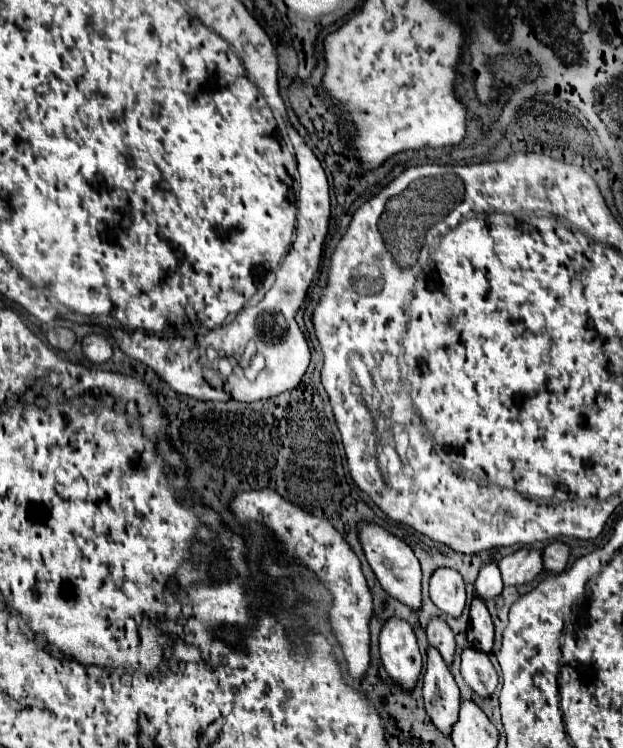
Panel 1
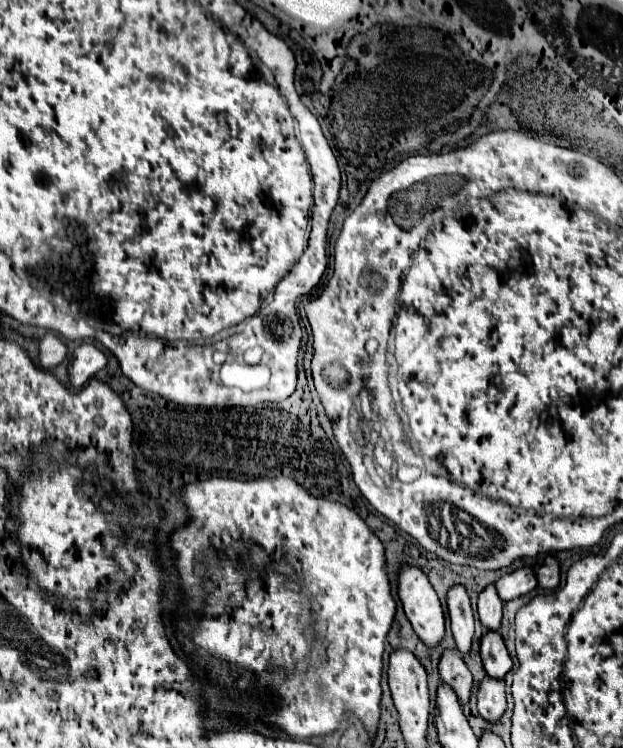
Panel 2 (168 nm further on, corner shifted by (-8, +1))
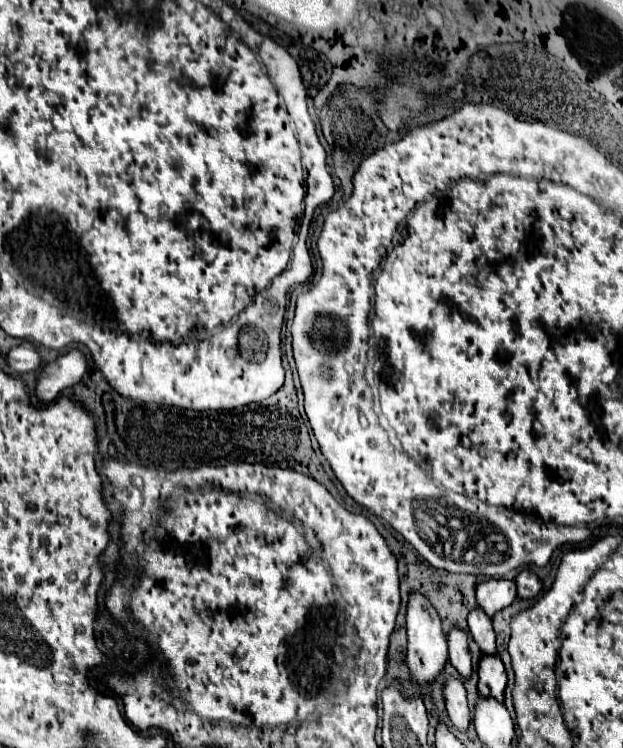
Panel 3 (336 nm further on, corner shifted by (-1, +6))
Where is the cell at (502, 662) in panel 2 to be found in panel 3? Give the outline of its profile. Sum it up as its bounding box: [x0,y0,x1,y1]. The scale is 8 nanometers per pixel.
[478,656,506,702]

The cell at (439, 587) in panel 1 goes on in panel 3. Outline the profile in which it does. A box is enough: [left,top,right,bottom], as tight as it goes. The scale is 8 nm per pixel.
[448,634,472,678]

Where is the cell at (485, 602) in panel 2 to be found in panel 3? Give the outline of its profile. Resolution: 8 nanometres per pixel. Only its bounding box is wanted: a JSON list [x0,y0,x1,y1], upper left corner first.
[468,608,496,656]

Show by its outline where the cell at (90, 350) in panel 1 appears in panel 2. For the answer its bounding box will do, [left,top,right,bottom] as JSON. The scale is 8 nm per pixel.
[69,343,107,389]

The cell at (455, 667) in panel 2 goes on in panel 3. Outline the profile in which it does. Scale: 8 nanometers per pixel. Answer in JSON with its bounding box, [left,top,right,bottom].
[444,678,472,732]

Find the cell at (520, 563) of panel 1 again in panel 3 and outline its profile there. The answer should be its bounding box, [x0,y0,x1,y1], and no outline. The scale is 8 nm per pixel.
[476,578,516,618]

